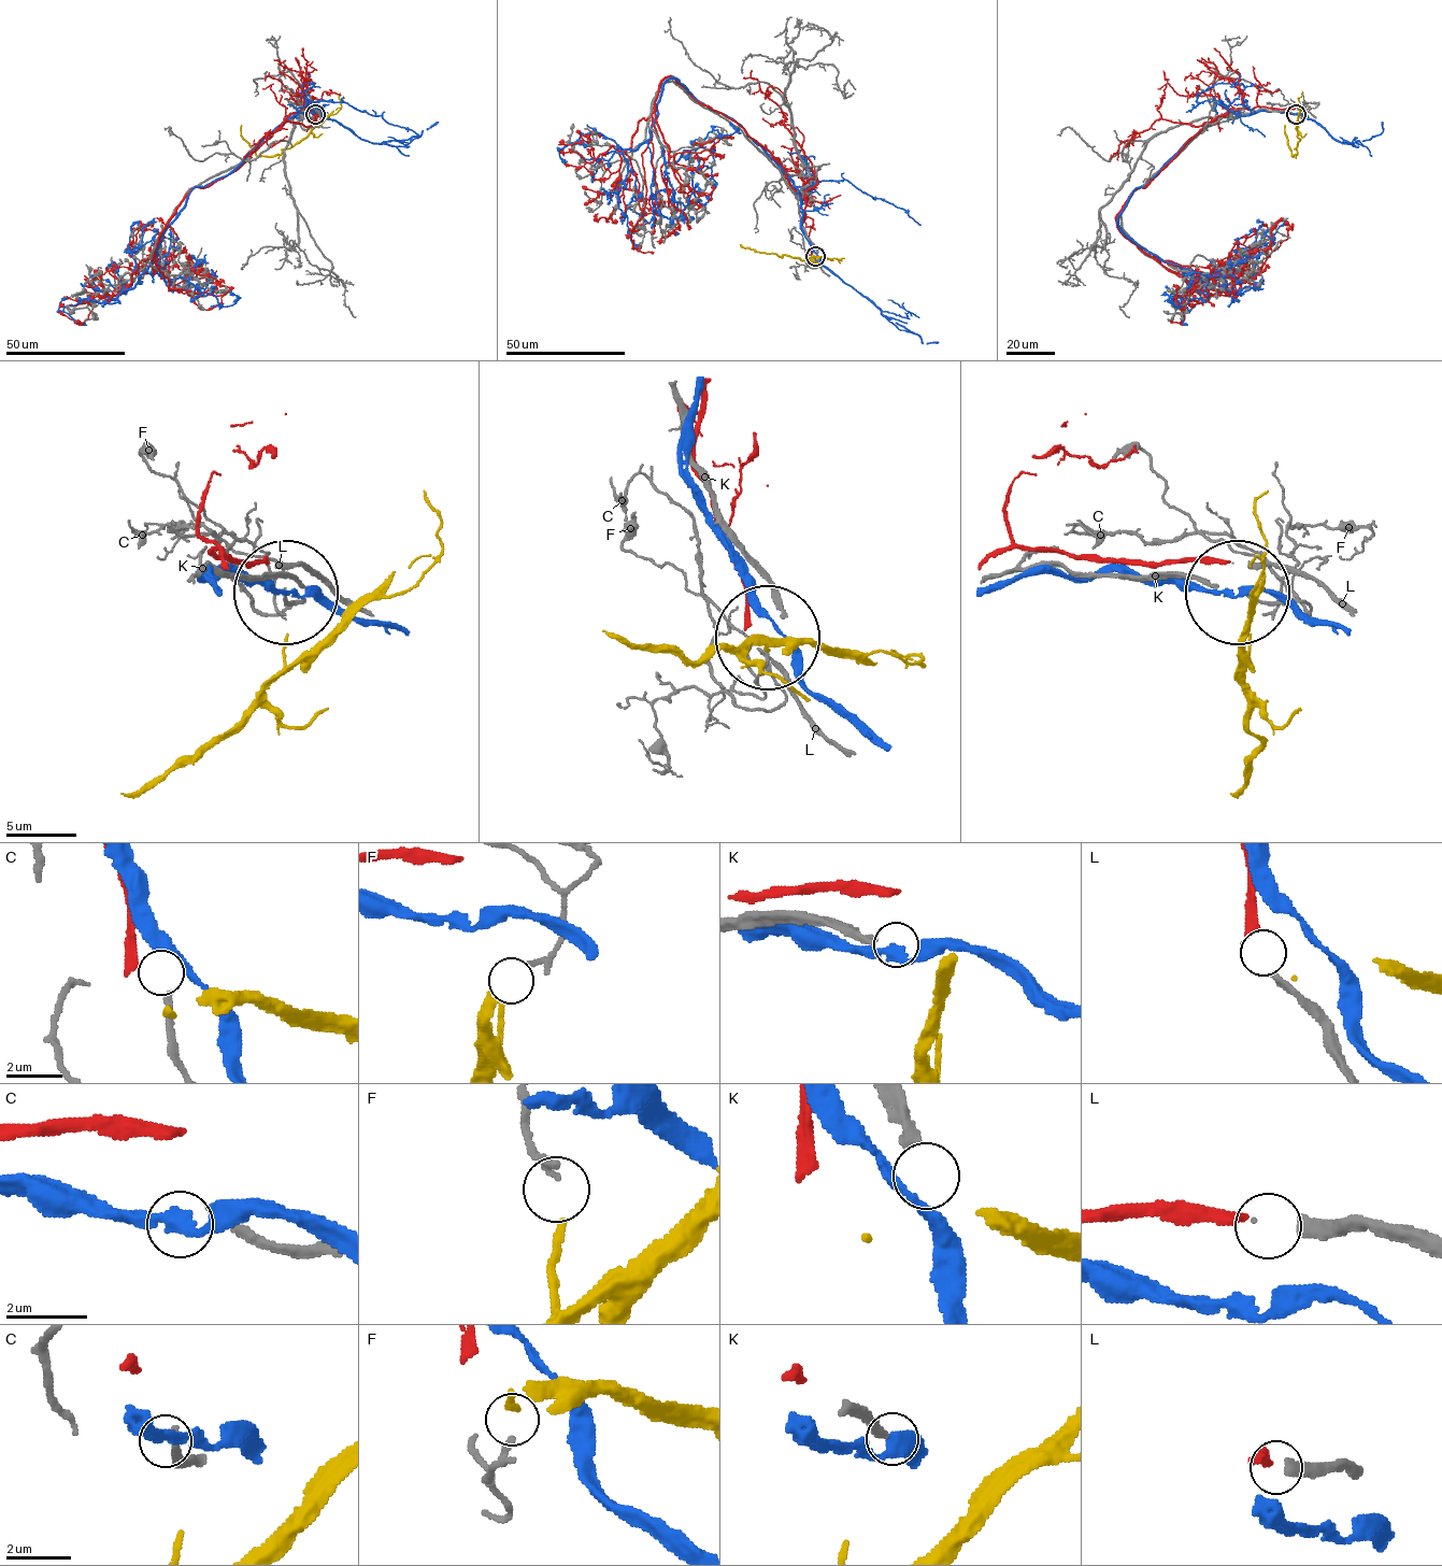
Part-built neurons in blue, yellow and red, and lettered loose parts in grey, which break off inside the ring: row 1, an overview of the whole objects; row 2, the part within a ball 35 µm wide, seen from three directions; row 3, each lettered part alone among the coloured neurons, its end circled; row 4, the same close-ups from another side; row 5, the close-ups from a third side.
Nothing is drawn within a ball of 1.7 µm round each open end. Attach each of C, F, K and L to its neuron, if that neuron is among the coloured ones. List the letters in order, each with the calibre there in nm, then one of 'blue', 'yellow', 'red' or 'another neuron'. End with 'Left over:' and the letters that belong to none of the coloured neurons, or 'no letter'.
C: calibre 220 nm; blue
F: calibre 200 nm; yellow
K: calibre 280 nm; another neuron
L: calibre 280 nm; red
Left over: K

